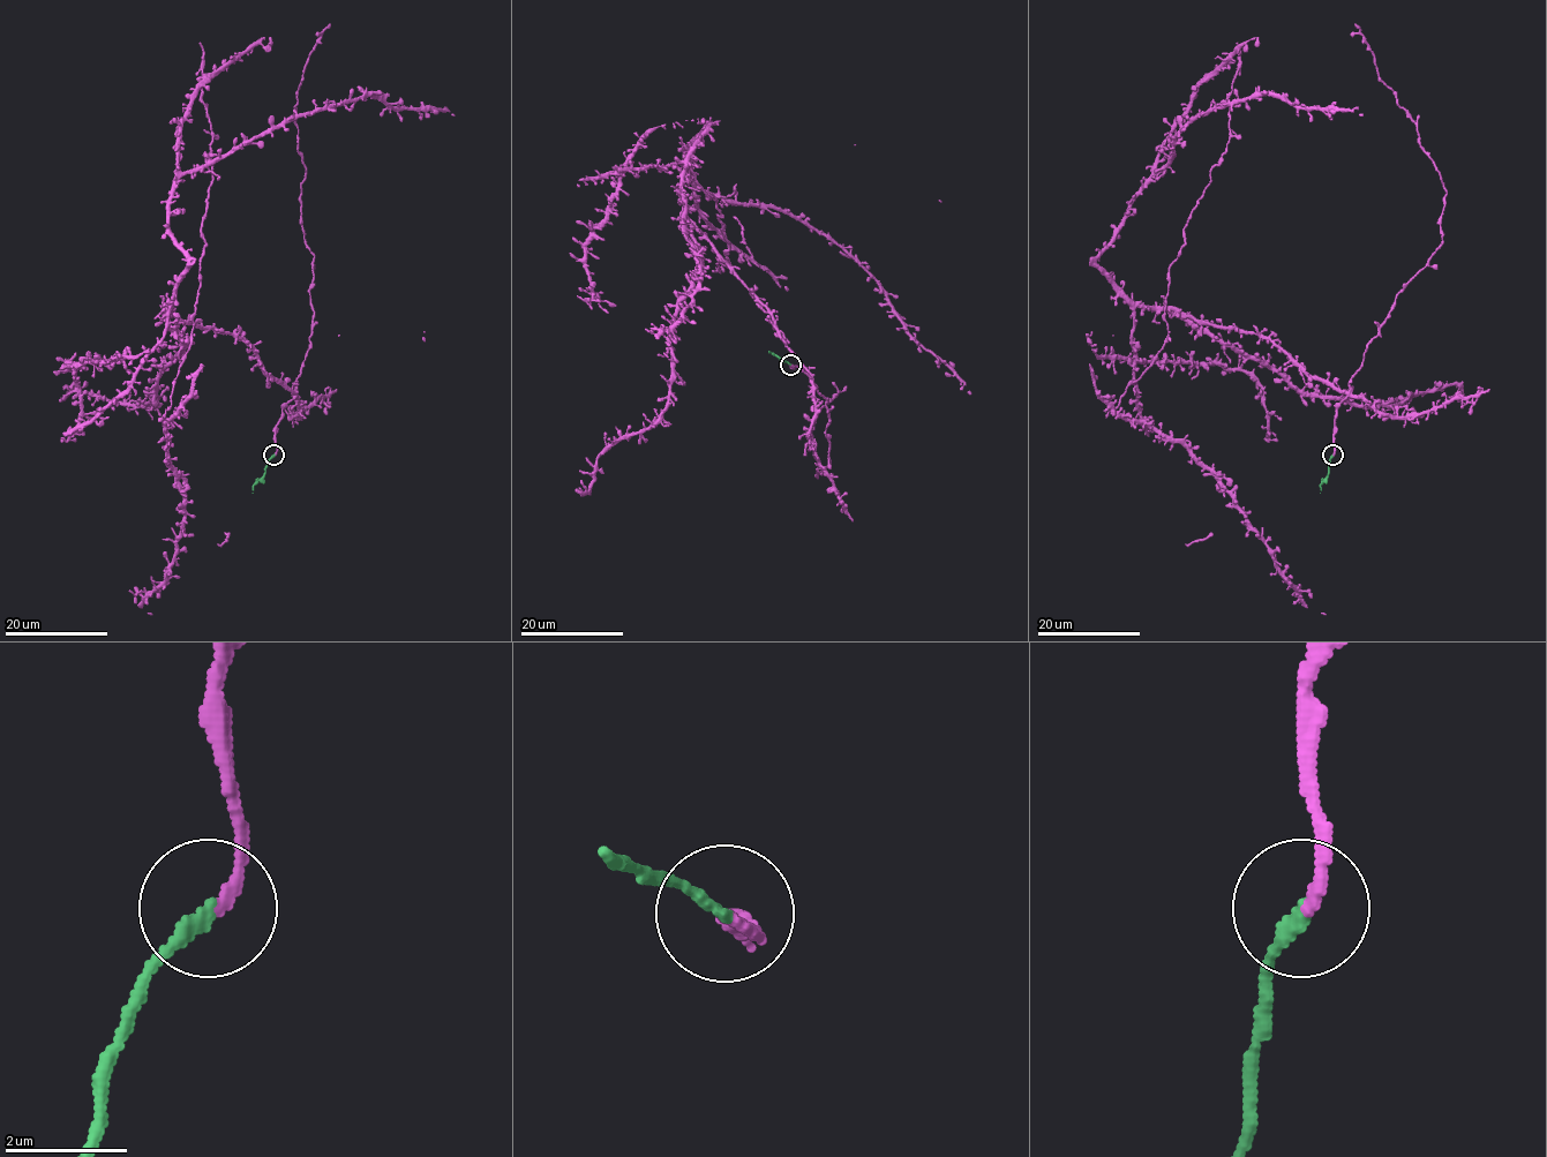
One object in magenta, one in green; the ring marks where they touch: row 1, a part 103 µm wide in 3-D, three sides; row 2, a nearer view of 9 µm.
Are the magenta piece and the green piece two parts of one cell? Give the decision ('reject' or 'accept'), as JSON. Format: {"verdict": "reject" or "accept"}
{"verdict": "accept"}

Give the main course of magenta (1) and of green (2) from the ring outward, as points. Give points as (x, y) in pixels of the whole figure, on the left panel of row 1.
1: (275, 455), (294, 396), (243, 340), (166, 308), (188, 263), (169, 227), (172, 185), (368, 95), (455, 115)
2: (275, 455), (253, 493)

